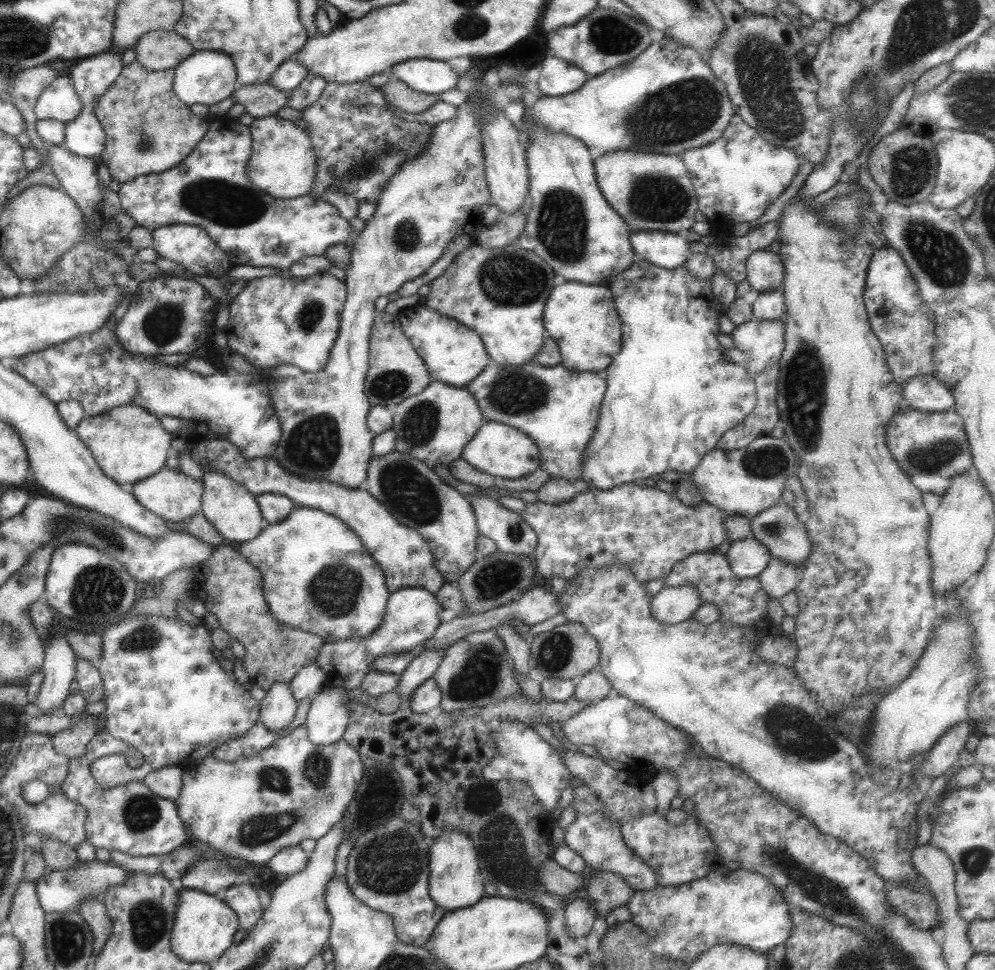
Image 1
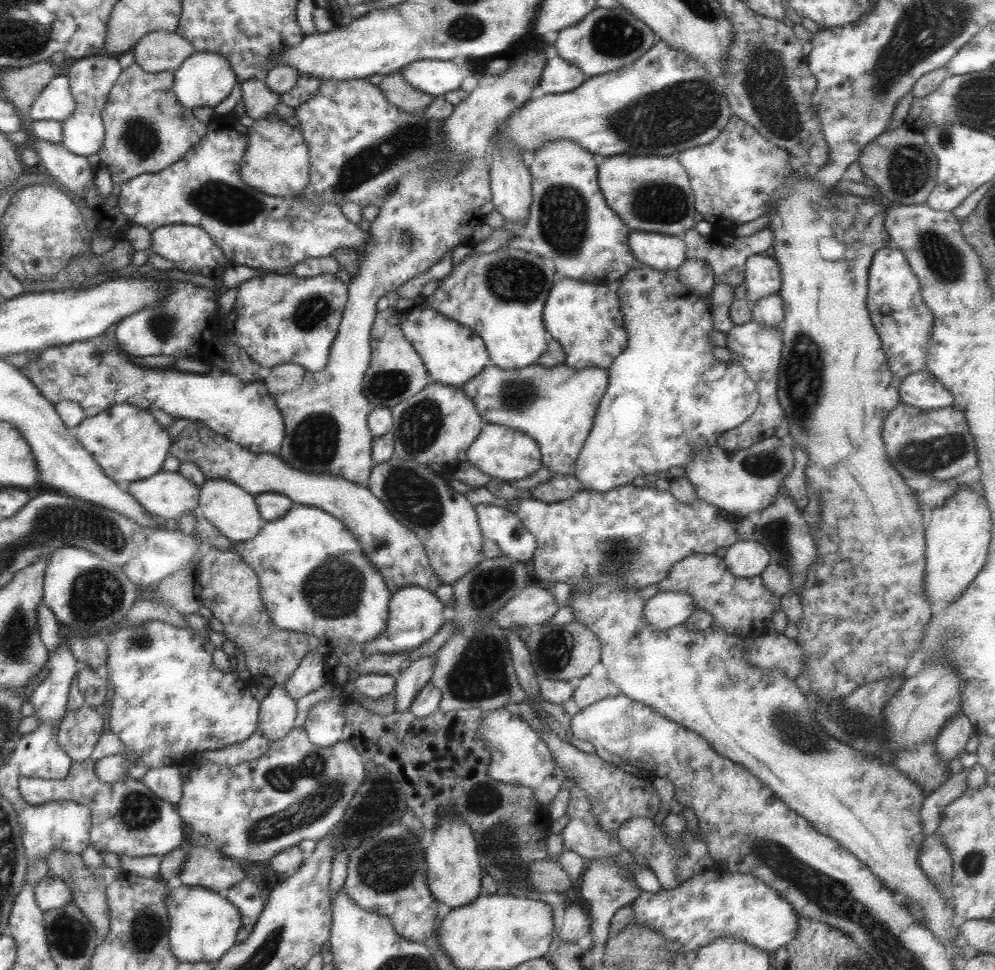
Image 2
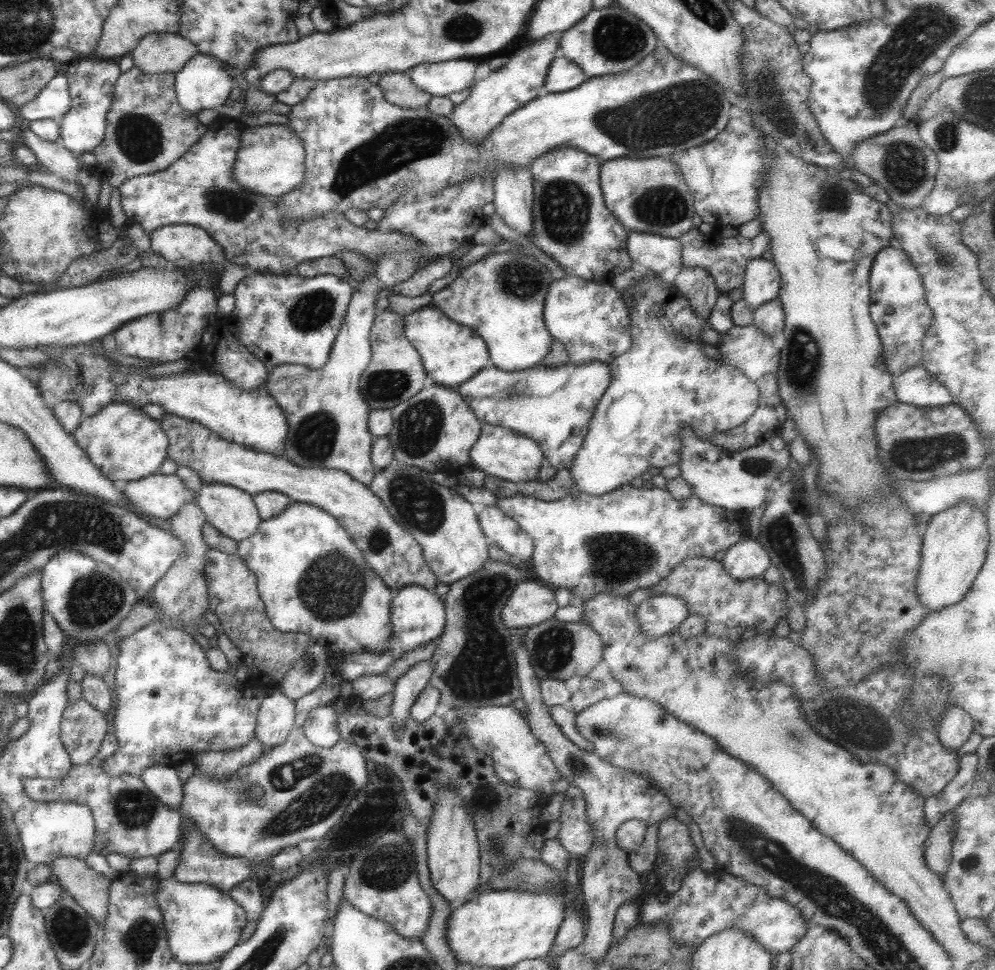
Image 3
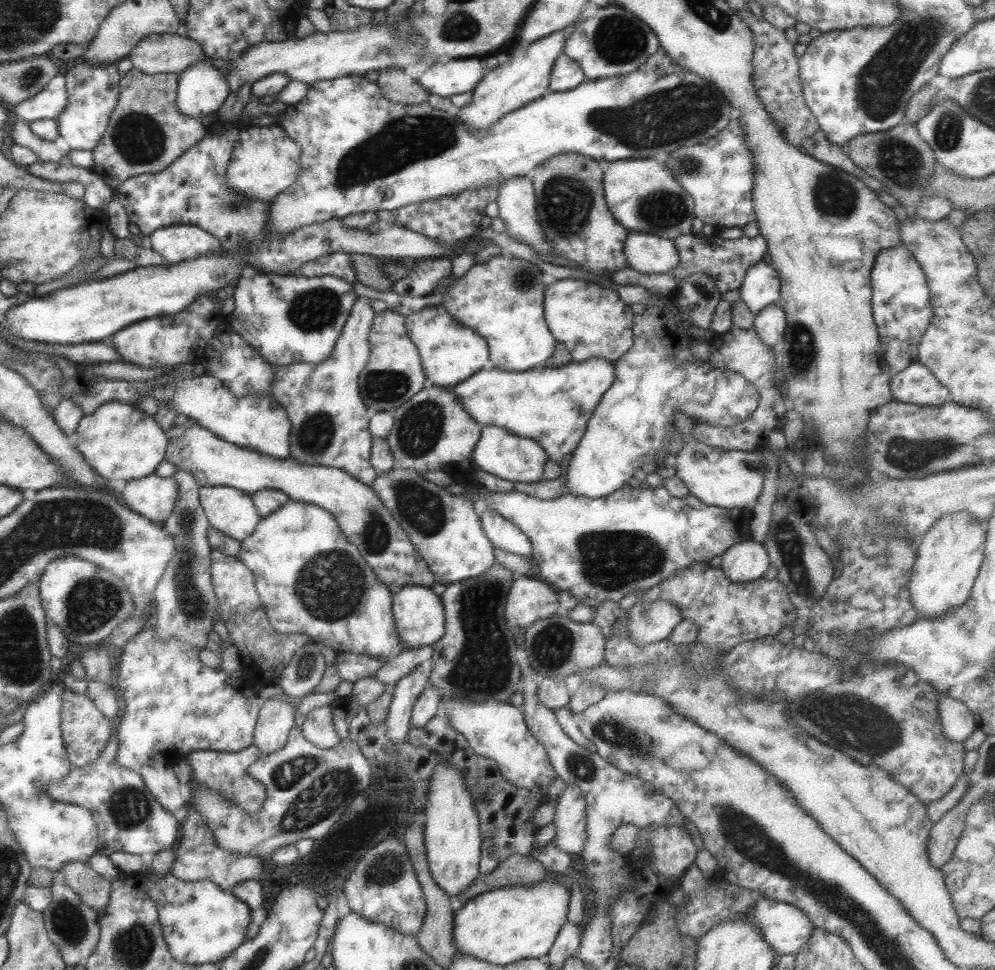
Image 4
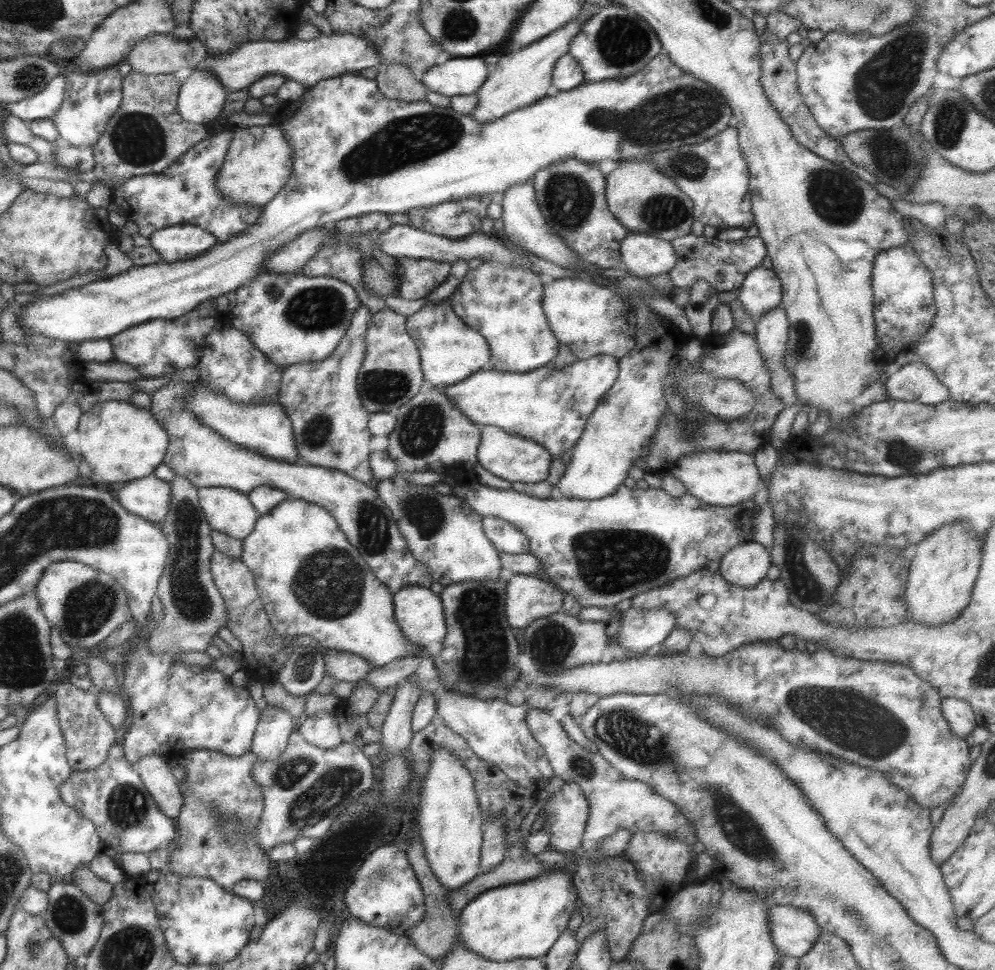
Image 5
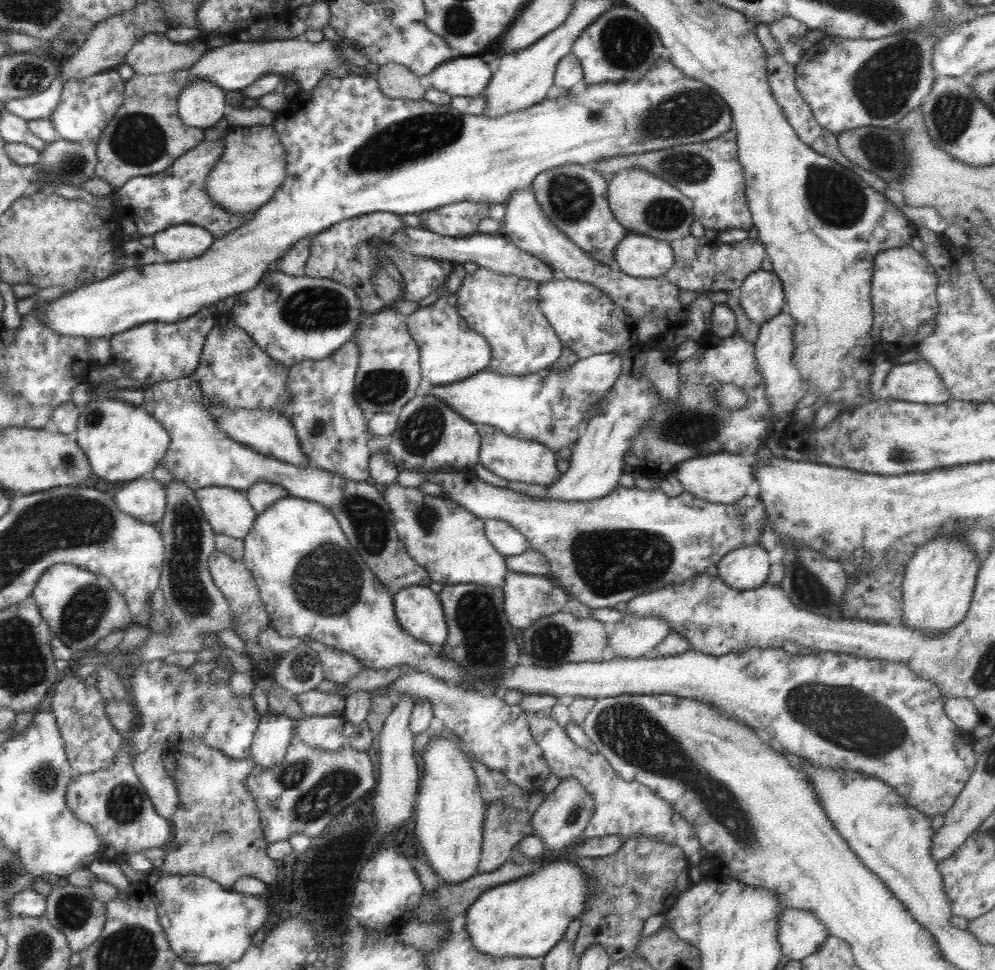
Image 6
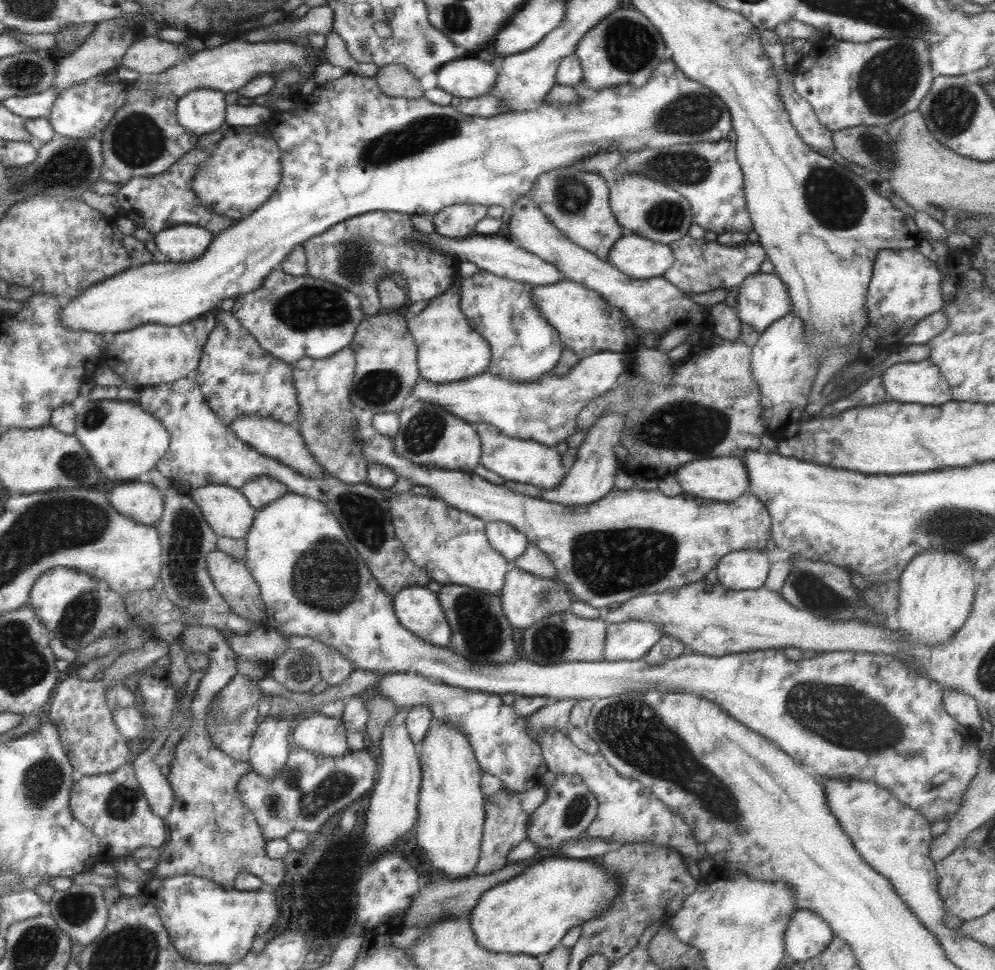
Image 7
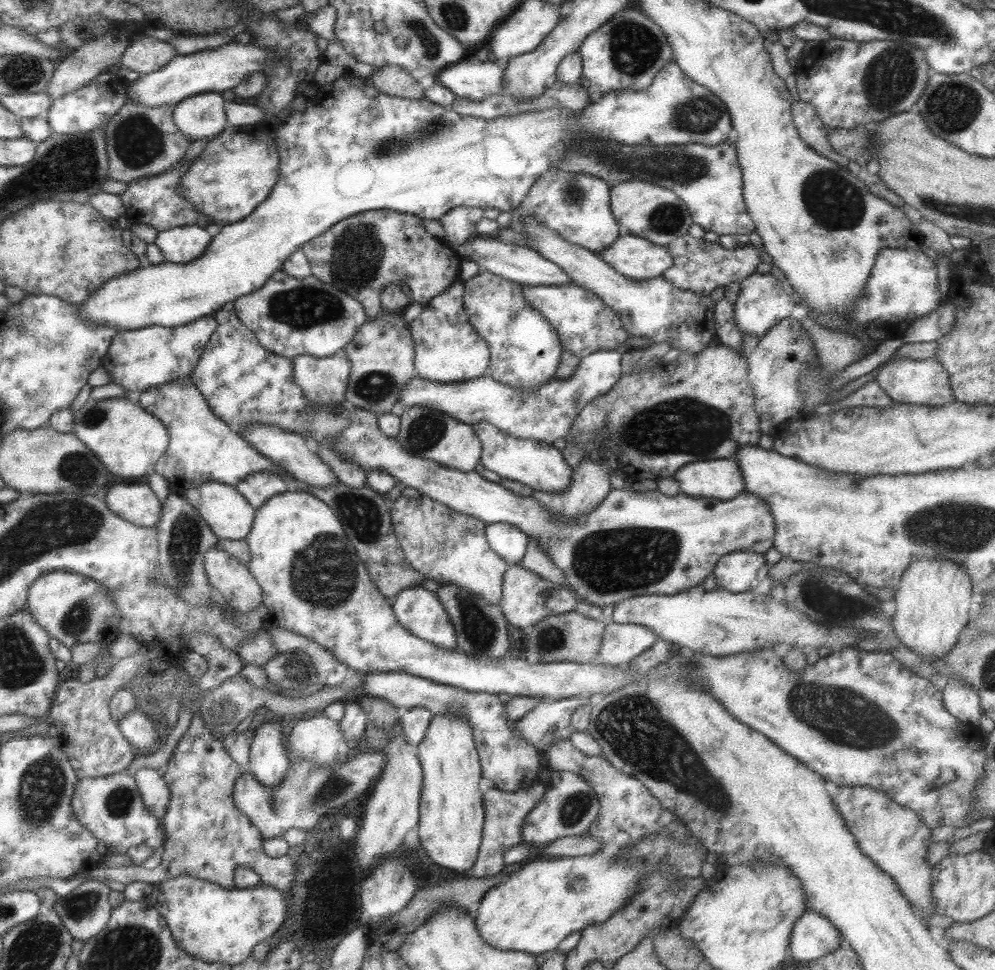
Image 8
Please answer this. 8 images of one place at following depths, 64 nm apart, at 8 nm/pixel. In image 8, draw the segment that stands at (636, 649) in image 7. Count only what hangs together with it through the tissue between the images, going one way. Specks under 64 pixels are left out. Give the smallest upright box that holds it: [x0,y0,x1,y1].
[596,623,656,666]

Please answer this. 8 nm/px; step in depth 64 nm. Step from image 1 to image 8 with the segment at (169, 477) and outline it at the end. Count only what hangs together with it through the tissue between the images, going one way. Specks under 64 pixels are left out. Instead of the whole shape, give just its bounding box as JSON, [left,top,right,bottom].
[104,484,162,528]

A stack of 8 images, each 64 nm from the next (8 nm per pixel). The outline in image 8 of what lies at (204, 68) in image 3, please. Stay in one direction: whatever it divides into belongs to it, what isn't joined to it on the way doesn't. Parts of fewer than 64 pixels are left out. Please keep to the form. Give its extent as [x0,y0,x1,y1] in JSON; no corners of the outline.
[174,92,228,141]

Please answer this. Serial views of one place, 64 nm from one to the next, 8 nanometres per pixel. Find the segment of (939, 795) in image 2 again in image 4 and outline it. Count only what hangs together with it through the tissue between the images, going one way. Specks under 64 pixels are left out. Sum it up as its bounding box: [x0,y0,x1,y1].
[926,749,979,823]

